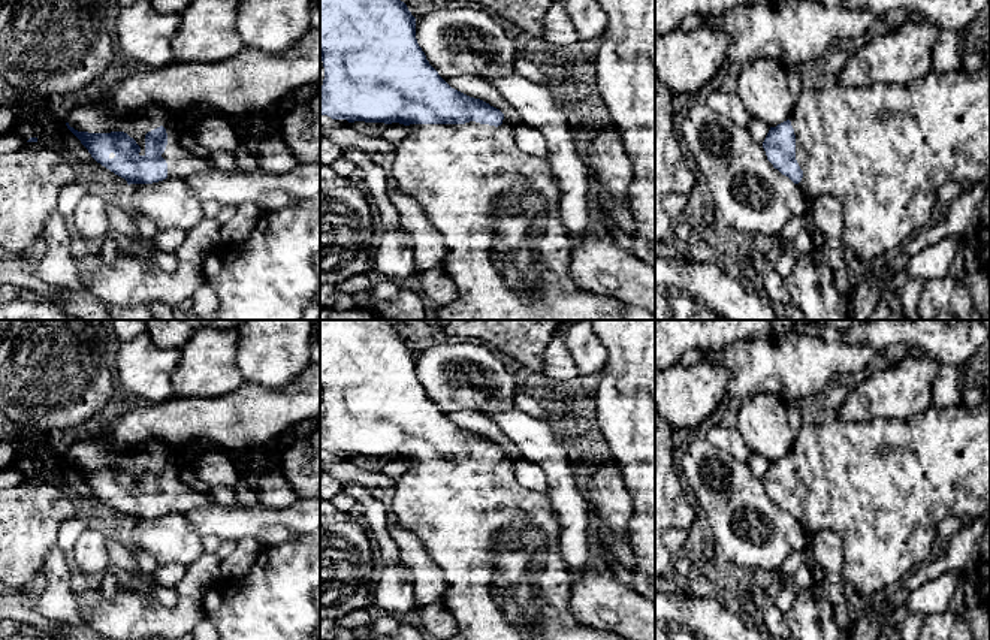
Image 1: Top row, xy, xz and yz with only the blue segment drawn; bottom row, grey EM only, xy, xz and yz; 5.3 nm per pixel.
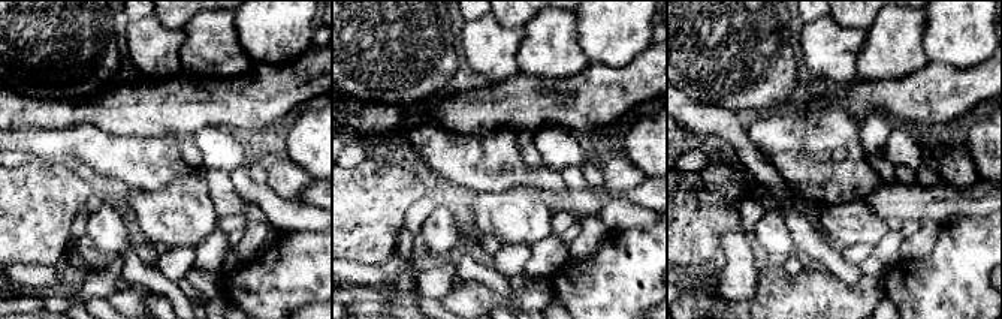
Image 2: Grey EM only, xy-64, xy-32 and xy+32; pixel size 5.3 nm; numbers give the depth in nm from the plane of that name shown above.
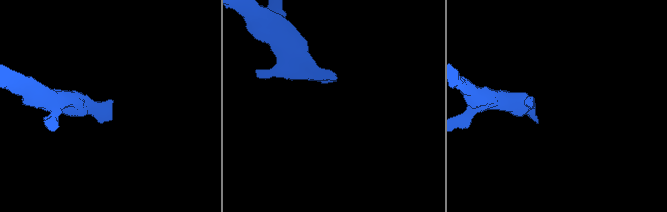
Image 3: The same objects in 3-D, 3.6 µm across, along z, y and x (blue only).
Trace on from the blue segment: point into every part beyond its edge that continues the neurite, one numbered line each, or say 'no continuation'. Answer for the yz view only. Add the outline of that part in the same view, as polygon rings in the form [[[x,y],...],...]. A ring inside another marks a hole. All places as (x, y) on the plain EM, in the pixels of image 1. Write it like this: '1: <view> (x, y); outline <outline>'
1: yz (883, 486); outline [[[990,380],[984,386],[984,399],[974,407],[963,402],[948,407],[932,407],[926,413],[912,416],[906,420],[900,419],[872,419],[869,422],[846,422],[837,416],[824,417],[820,425],[811,423],[808,419],[800,426],[796,443],[790,452],[796,470],[796,495],[803,505],[803,513],[797,522],[808,531],[833,531],[840,540],[845,550],[845,565],[842,574],[861,600],[873,600],[884,595],[888,585],[902,585],[924,564],[932,561],[933,544],[938,538],[938,526],[948,516],[980,517],[990,513]]]

